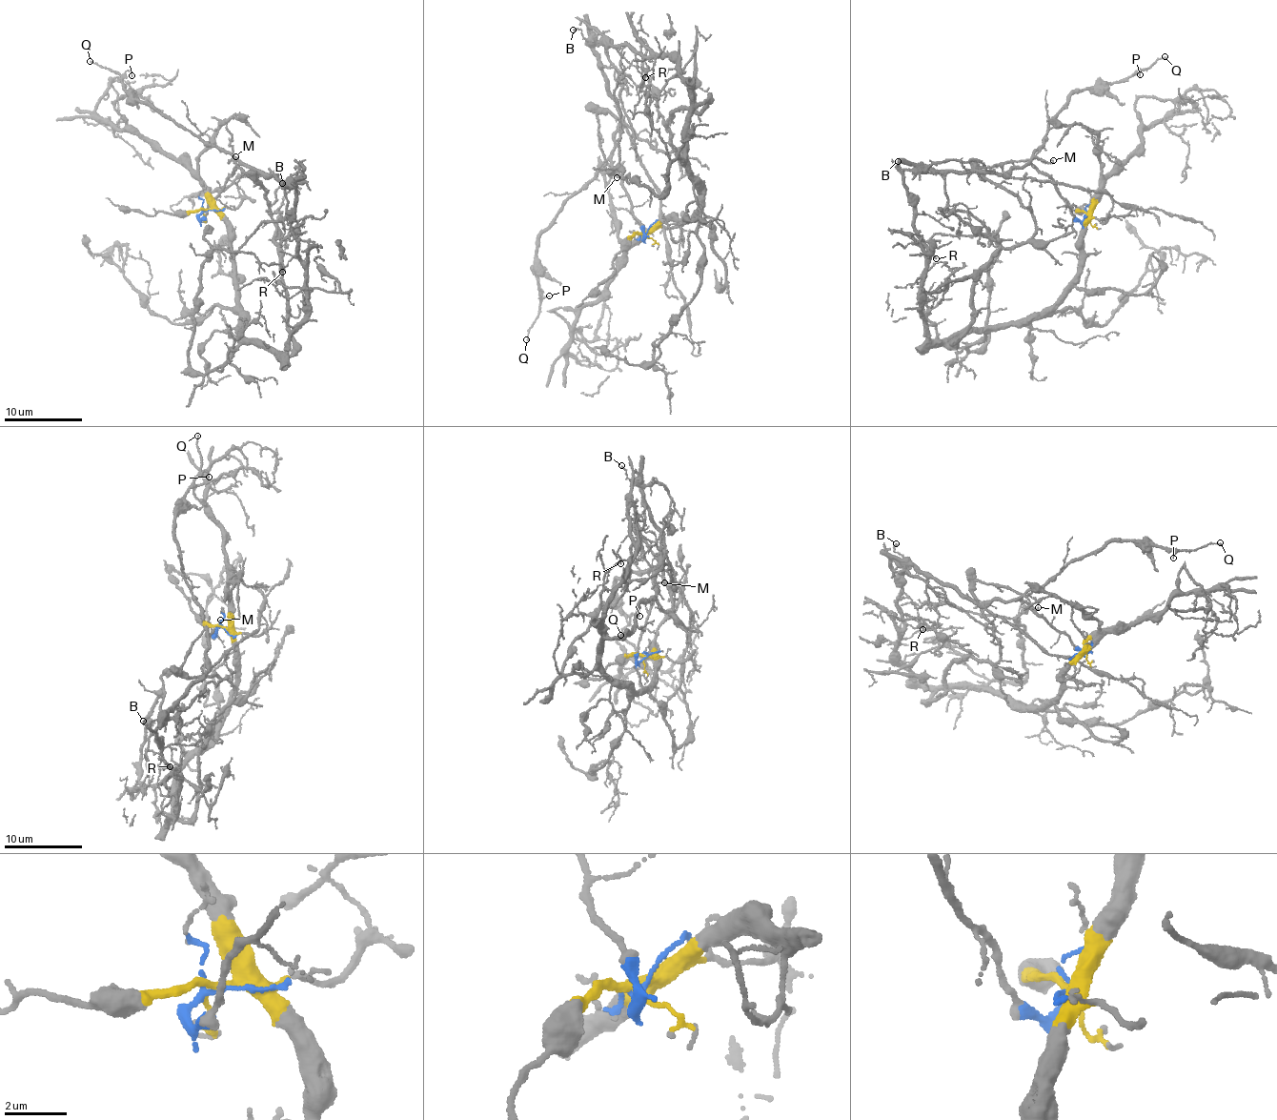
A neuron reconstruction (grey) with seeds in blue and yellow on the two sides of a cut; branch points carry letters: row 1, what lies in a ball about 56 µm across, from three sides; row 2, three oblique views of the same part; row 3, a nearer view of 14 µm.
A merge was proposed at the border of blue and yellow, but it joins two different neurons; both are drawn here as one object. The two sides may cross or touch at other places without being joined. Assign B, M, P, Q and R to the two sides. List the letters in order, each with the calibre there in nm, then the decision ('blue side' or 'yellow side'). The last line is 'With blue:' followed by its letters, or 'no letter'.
B: 120 nm | blue side
M: 100 nm | blue side
P: 110 nm | blue side
Q: 130 nm | blue side
R: 120 nm | yellow side
With blue: B, M, P, Q

